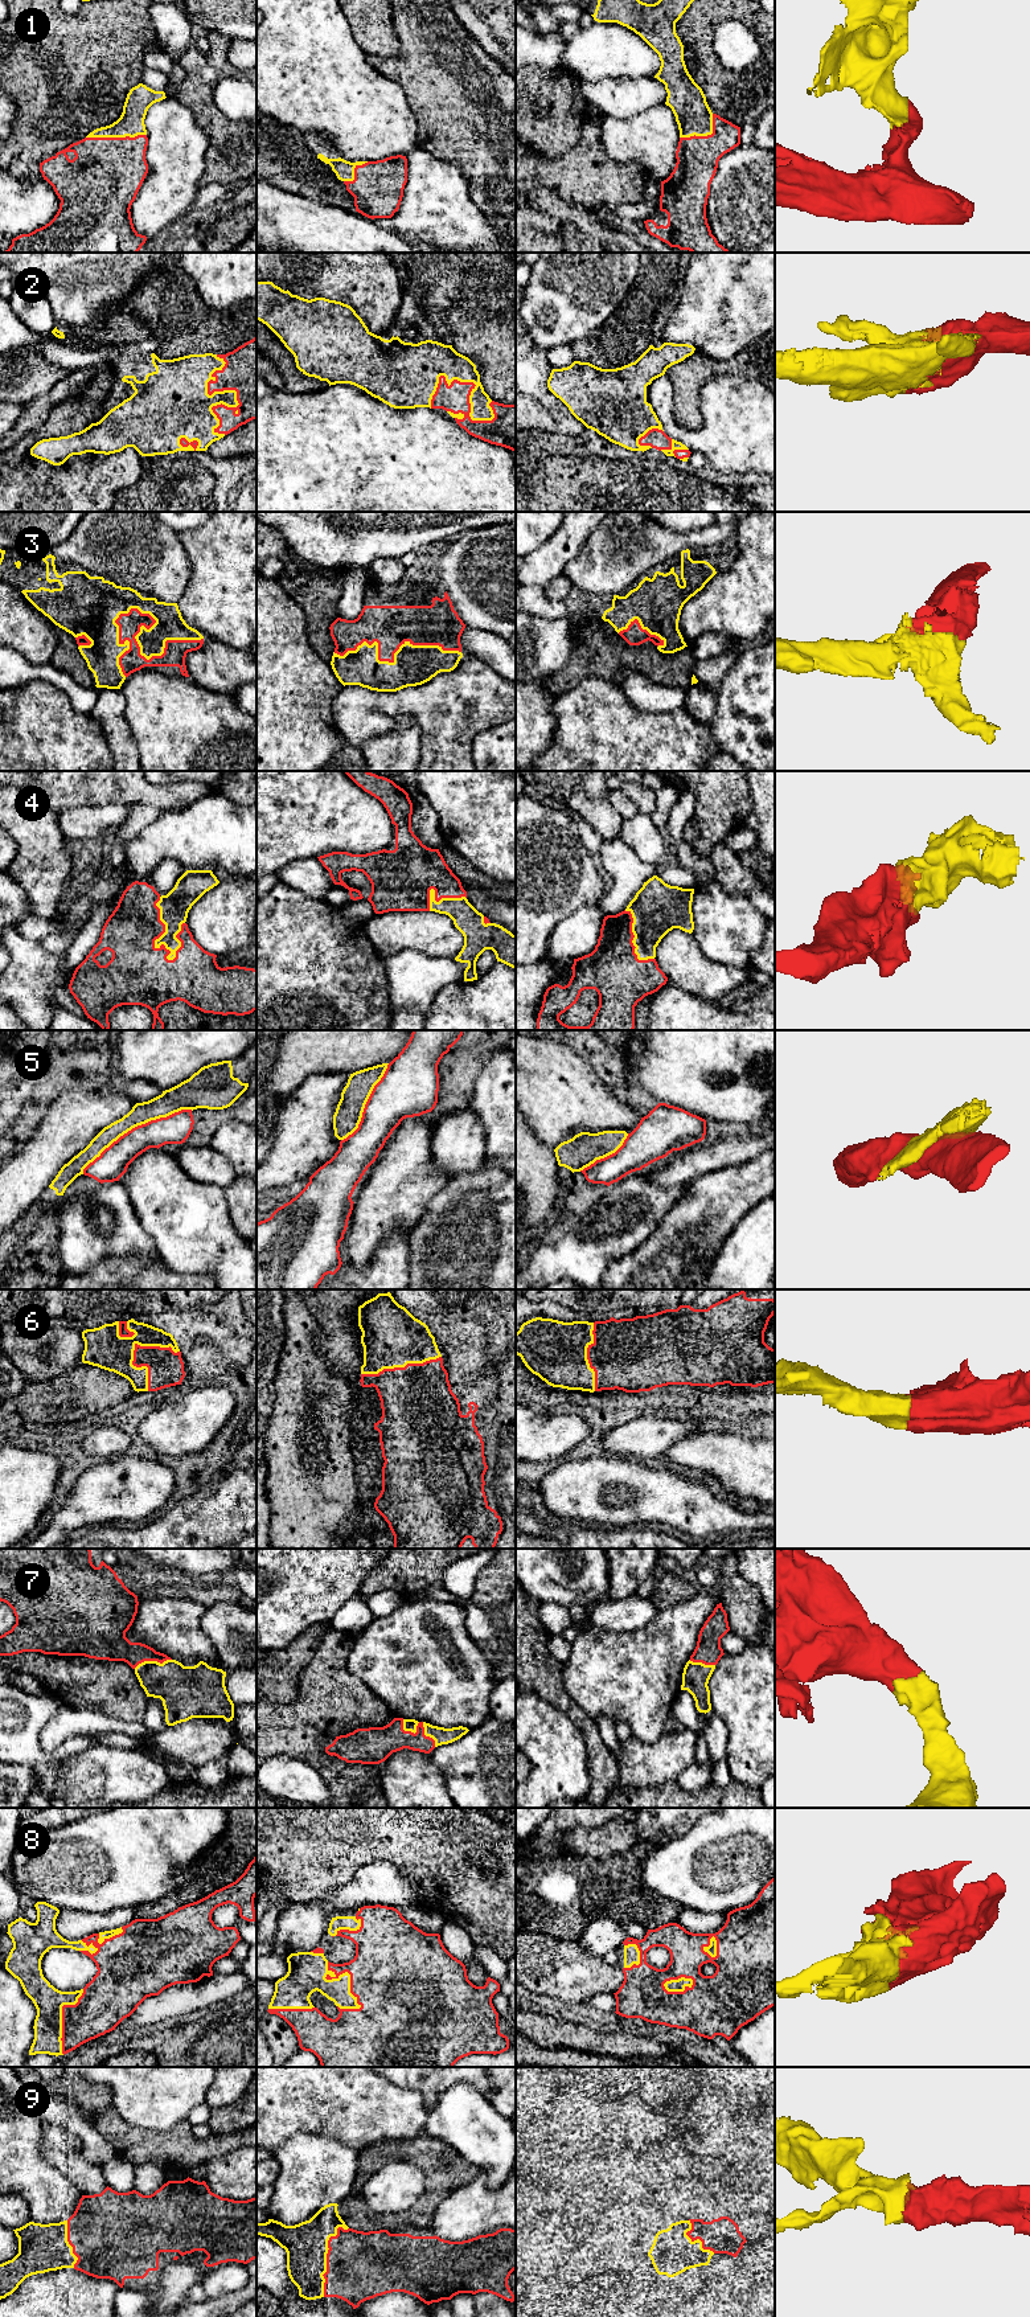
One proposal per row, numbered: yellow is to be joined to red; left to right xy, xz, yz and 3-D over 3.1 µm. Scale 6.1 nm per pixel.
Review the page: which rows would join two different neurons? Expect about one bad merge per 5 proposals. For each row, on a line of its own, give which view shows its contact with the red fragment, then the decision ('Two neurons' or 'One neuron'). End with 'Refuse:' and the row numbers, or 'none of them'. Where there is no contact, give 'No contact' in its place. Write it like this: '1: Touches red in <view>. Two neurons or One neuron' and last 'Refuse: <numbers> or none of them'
1: Touches red in xy. One neuron
2: Touches red in xy. One neuron
3: Touches red in xy. One neuron
4: Touches red in xy. One neuron
5: Touches red in xy. Two neurons
6: Touches red in xy. One neuron
7: Touches red in xy. One neuron
8: Touches red in xz. One neuron
9: Touches red in xz. One neuron
Refuse: 5

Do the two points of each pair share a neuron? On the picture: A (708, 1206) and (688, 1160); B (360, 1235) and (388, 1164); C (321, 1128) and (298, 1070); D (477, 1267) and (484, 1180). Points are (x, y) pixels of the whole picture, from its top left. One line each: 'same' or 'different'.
A: different
B: same
C: different
D: same

